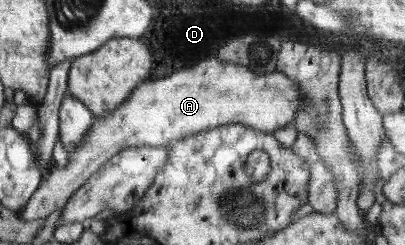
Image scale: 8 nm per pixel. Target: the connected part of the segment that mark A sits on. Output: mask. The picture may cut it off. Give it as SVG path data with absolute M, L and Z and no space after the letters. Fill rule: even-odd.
M210 57L208 59L200 61L200 63L197 63L196 65L189 67L188 69L185 69L184 71L180 71L180 73L174 73L174 75L171 75L170 77L164 77L164 79L158 79L155 81L148 81L143 82L139 85L139 87L136 87L134 91L130 95L128 95L127 101L120 107L118 107L115 111L112 111L109 113L108 116L102 117L102 118L96 118L92 120L92 127L88 127L88 133L84 135L84 139L82 139L82 143L78 143L76 145L76 149L72 151L68 155L68 165L64 165L64 167L60 168L59 166L53 166L49 174L43 178L42 183L40 183L40 187L32 194L32 197L28 200L28 203L26 203L26 206L24 206L24 209L20 211L19 215L21 219L24 219L24 221L36 221L36 219L42 219L42 217L48 217L51 213L54 213L54 211L61 210L65 205L66 202L70 199L70 196L74 194L82 185L84 185L84 182L90 178L90 176L93 176L95 172L102 167L106 162L109 161L110 158L114 157L114 155L120 153L120 151L125 150L126 148L131 148L134 146L166 146L168 143L170 143L170 140L178 140L186 137L188 134L195 134L199 131L208 131L212 128L223 126L223 125L230 125L230 124L242 124L245 126L250 126L256 128L258 131L262 131L264 133L273 133L277 129L282 129L282 127L286 127L288 123L292 123L292 121L295 120L295 118L298 116L298 113L302 109L308 109L308 107L304 106L304 94L302 94L302 90L300 90L300 84L296 82L296 80L292 80L292 78L286 76L286 74L274 70L273 72L267 73L267 74L261 74L253 72L248 66L240 65L236 63L229 63L228 61L220 60L218 57Z

